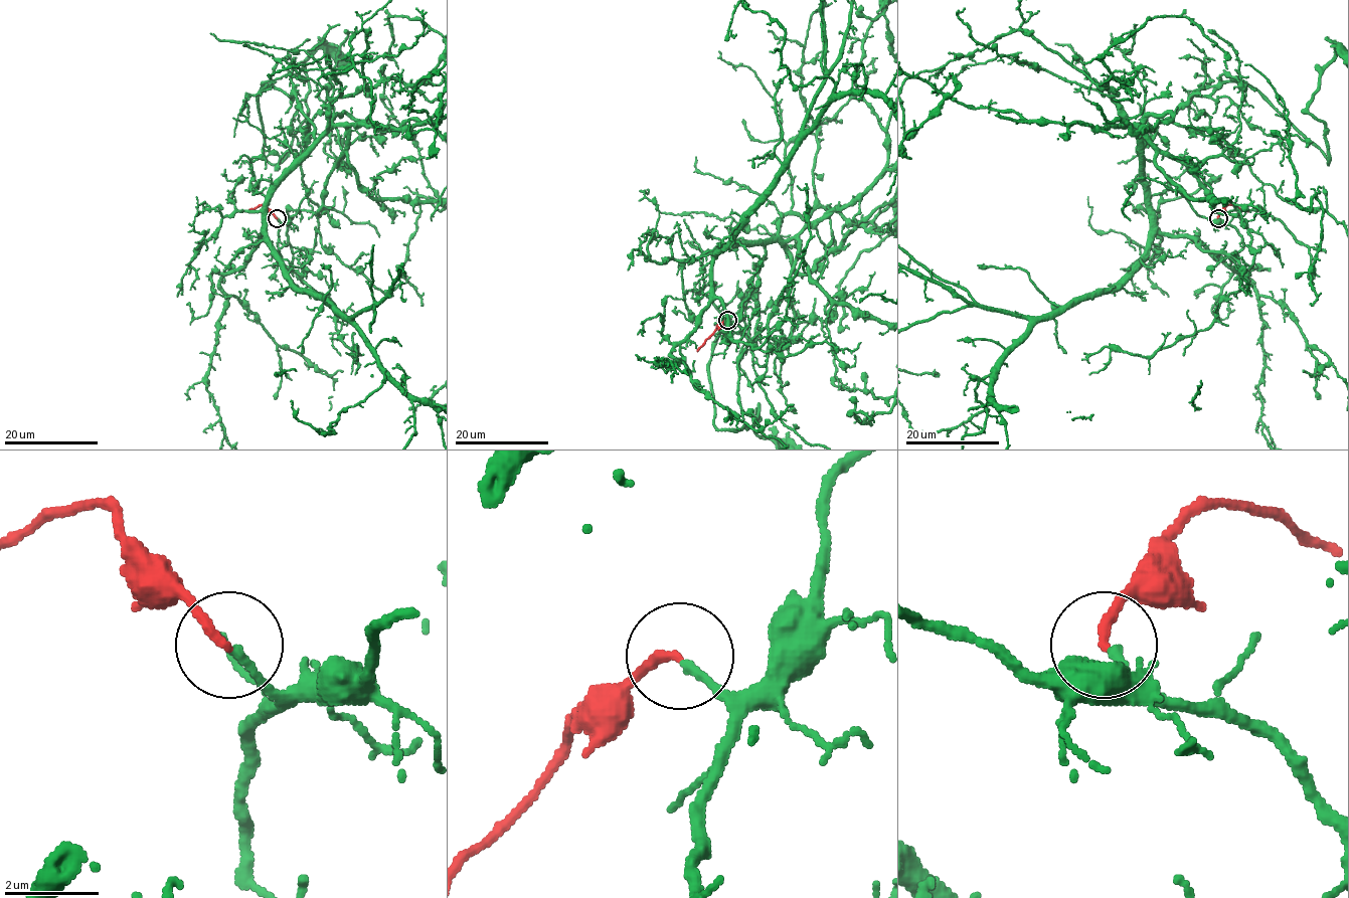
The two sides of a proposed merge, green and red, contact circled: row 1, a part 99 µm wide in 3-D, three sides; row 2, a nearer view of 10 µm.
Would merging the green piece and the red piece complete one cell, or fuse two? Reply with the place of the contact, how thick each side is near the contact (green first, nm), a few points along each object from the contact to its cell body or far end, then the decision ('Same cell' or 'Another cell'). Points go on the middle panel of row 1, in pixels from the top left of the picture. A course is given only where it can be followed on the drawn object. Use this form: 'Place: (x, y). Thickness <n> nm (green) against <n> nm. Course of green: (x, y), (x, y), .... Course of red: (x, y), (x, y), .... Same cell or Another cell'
Place: (727, 320). Thickness 160 nm (green) against 200 nm. Course of green: (727, 321), (727, 345), (713, 256), (760, 244), (711, 356), (713, 424), (759, 409). Course of red: (727, 319), (697, 351). Same cell

